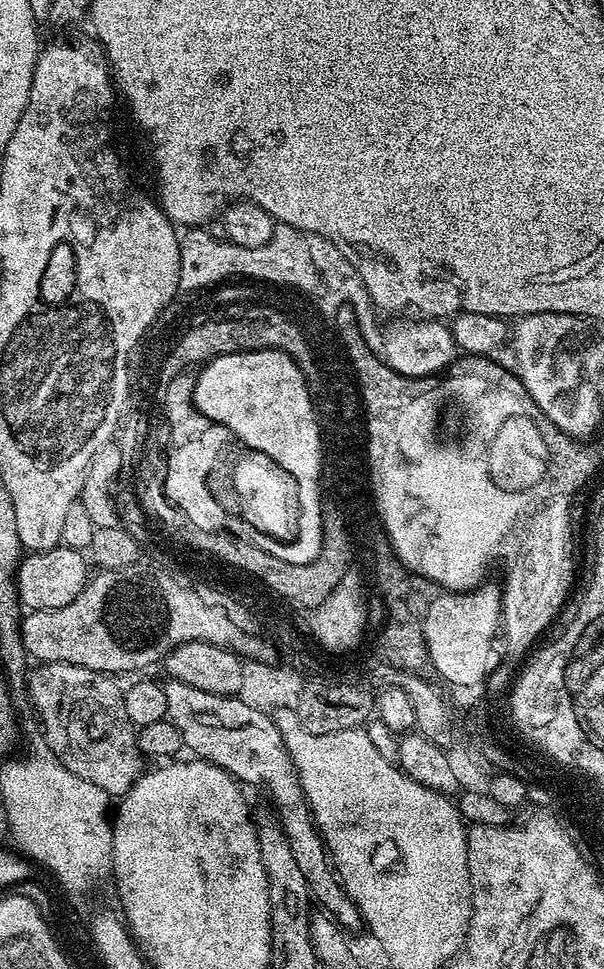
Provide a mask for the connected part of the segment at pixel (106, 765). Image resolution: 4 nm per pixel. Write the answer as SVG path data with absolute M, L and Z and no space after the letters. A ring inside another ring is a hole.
M40 662L26 676L26 693L40 715L42 735L50 750L78 778L102 786L109 797L120 798L130 791L146 768L145 757L136 745L133 725L126 722L124 693L111 675L73 664Z

